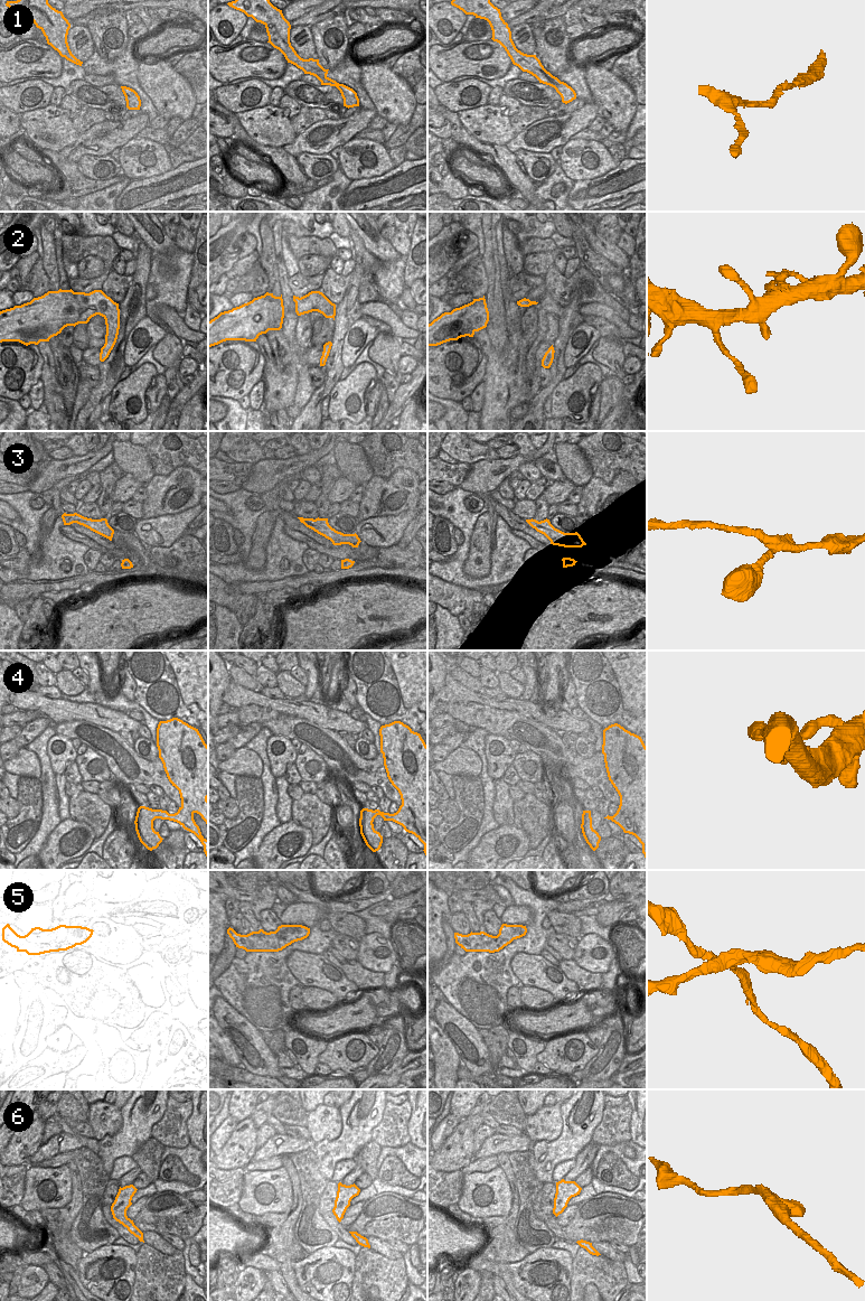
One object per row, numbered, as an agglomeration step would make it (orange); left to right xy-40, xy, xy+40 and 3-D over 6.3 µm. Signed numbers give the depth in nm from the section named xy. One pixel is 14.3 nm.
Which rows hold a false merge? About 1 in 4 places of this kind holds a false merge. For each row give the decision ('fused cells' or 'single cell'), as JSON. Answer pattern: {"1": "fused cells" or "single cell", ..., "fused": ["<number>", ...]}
{"1": "single cell", "2": "single cell", "3": "single cell", "4": "single cell", "5": "fused cells", "6": "single cell", "fused": ["5"]}

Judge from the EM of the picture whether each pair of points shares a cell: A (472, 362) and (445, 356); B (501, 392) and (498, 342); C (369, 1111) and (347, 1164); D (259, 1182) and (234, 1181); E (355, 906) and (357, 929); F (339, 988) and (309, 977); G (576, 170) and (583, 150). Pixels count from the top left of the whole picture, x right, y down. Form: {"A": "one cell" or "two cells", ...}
{"A": "one cell", "B": "two cells", "C": "two cells", "D": "two cells", "E": "two cells", "F": "one cell", "G": "one cell"}

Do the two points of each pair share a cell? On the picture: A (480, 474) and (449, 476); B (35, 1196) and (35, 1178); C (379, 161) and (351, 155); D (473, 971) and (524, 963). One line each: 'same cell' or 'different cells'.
A: different cells
B: same cell
C: same cell
D: different cells

